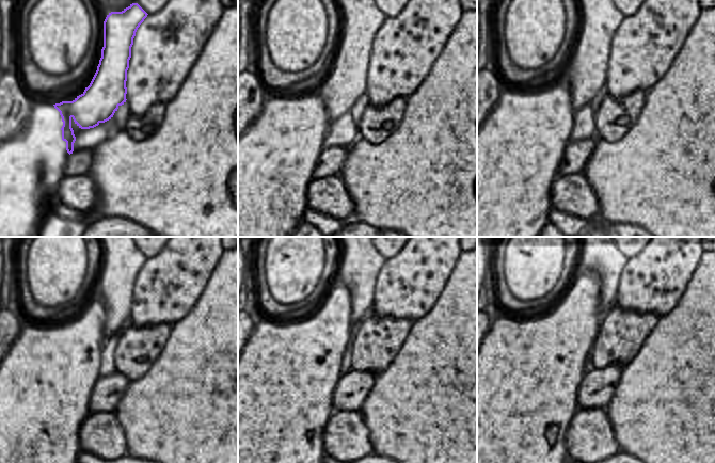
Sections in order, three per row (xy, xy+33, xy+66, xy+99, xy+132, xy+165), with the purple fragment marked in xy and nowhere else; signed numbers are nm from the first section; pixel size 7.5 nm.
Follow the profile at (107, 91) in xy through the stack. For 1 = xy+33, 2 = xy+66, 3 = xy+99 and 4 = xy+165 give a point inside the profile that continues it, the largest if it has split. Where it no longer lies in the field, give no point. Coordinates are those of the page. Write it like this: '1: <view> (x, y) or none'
1: xy+33 (347, 83)
2: xy+66 (602, 19)
3: xy+99 (124, 260)
4: xy+165 (610, 261)

